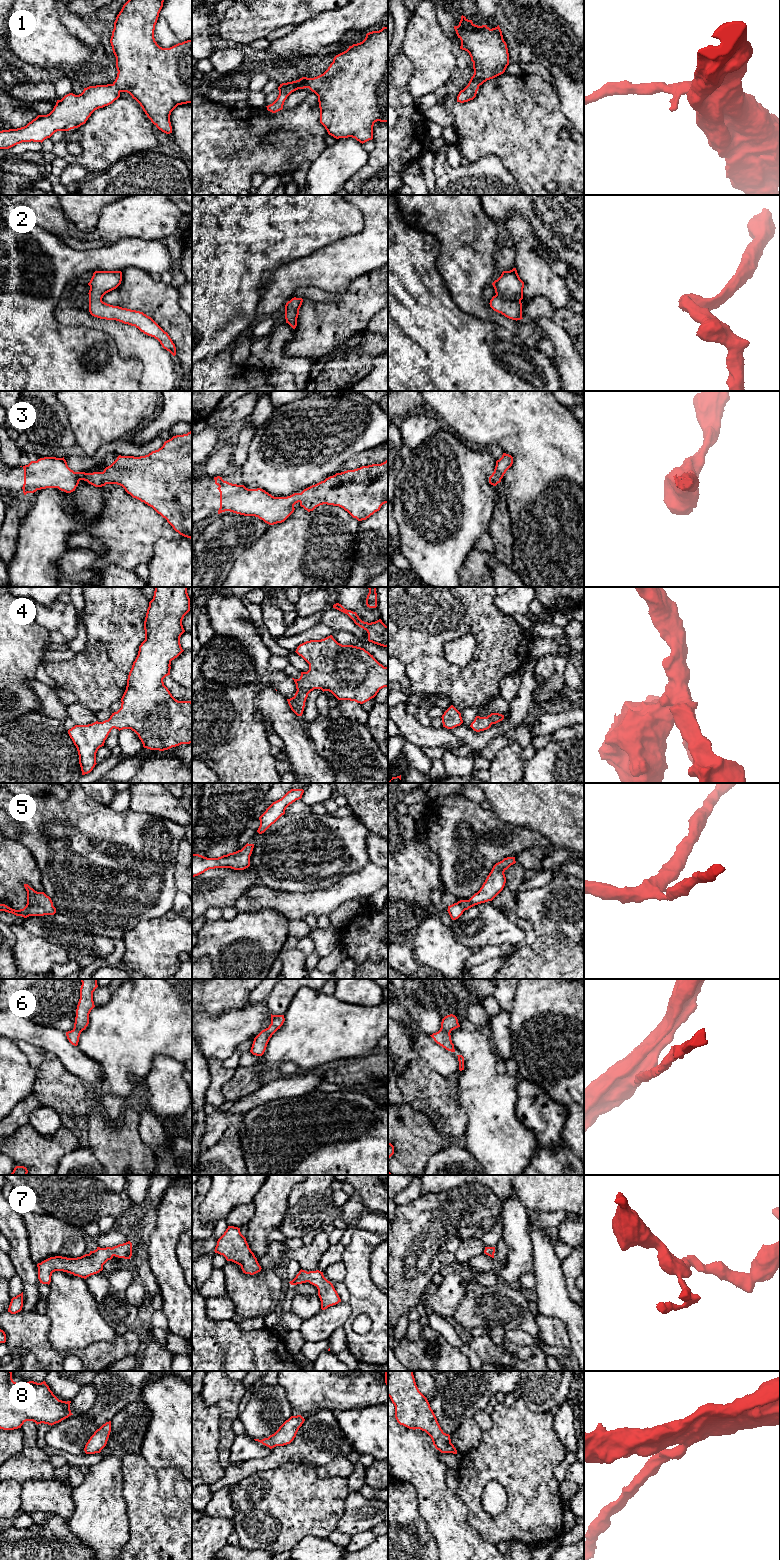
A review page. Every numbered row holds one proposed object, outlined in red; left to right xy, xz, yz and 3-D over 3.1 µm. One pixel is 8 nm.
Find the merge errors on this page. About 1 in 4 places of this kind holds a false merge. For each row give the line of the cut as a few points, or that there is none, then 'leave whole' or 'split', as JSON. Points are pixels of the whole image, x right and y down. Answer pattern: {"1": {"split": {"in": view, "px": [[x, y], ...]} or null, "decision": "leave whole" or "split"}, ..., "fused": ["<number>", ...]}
{"1": {"split": null, "decision": "leave whole"}, "2": {"split": null, "decision": "leave whole"}, "3": {"split": null, "decision": "leave whole"}, "4": {"split": null, "decision": "leave whole"}, "5": {"split": null, "decision": "leave whole"}, "6": {"split": null, "decision": "leave whole"}, "7": {"split": null, "decision": "leave whole"}, "8": {"split": null, "decision": "leave whole"}, "fused": []}

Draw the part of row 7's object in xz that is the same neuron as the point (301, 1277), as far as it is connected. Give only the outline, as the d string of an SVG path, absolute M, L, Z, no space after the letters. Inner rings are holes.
M301 1269L296 1277L289 1283L291 1285L297 1285L306 1282L317 1287L322 1310L341 1302L333 1284L324 1277L323 1272L319 1270L307 1272Z

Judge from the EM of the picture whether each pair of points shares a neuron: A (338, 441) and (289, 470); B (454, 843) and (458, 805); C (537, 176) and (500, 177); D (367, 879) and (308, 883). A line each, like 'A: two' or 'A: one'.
A: one
B: one
C: two
D: two

